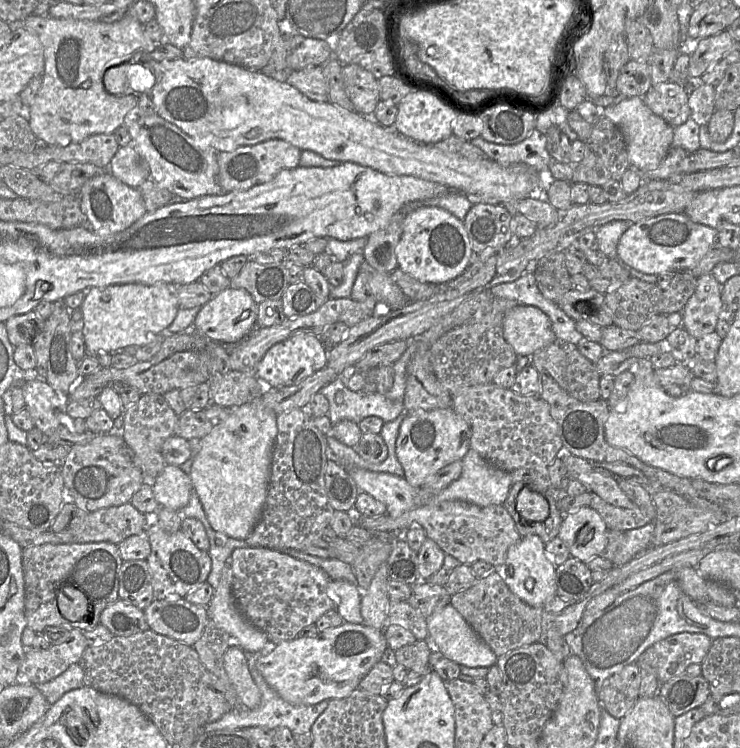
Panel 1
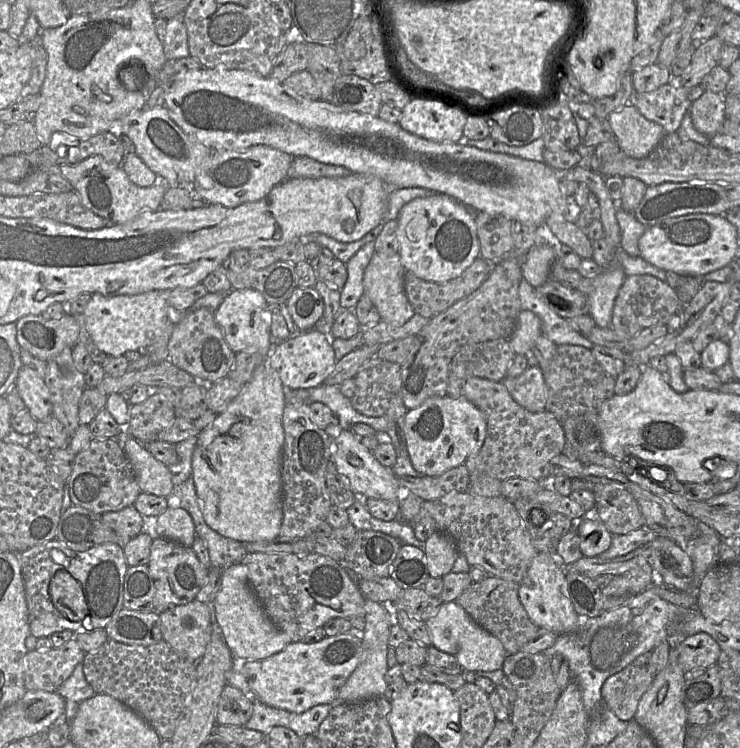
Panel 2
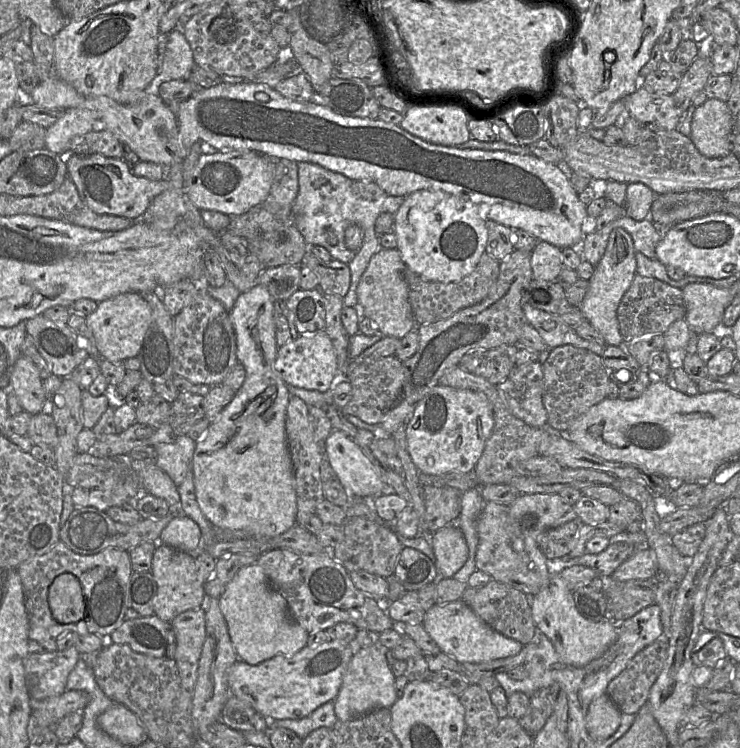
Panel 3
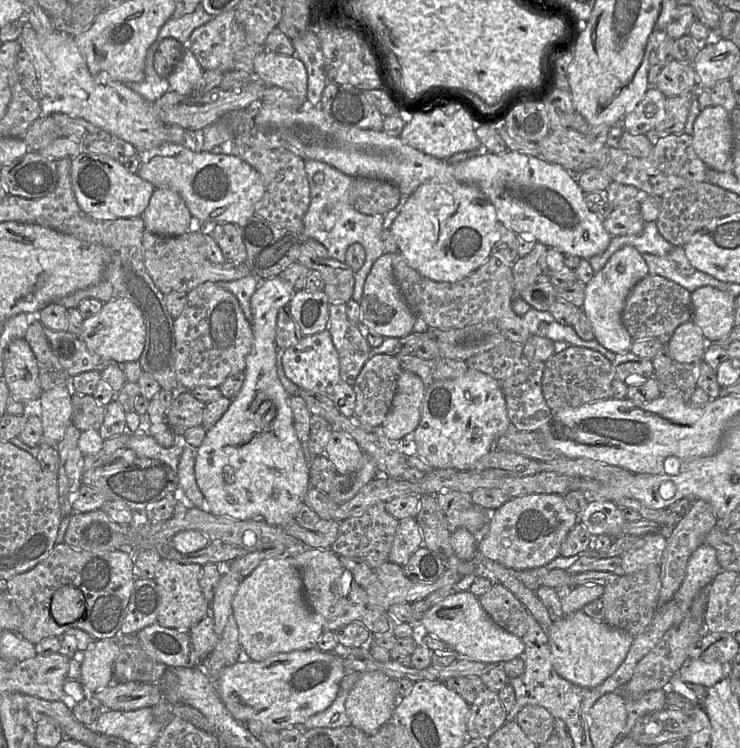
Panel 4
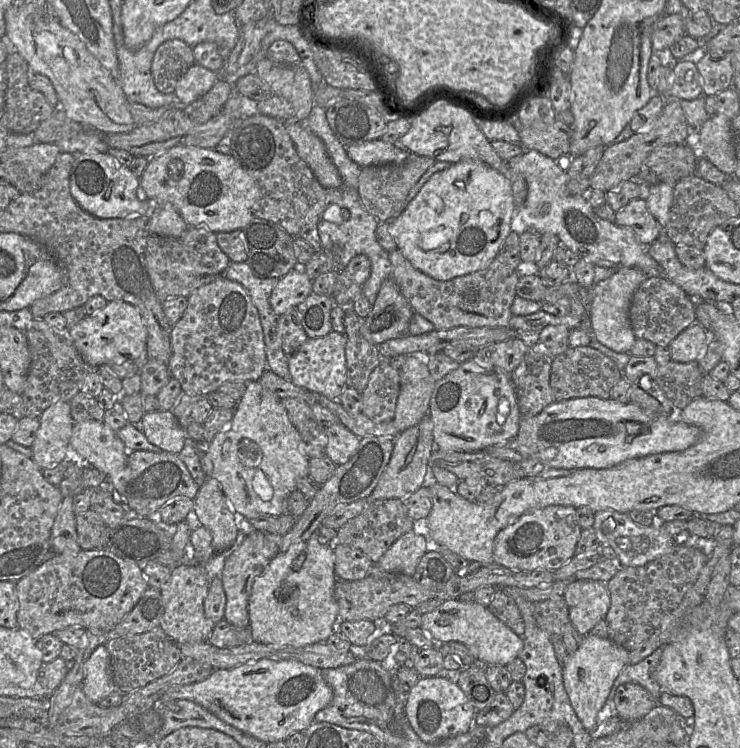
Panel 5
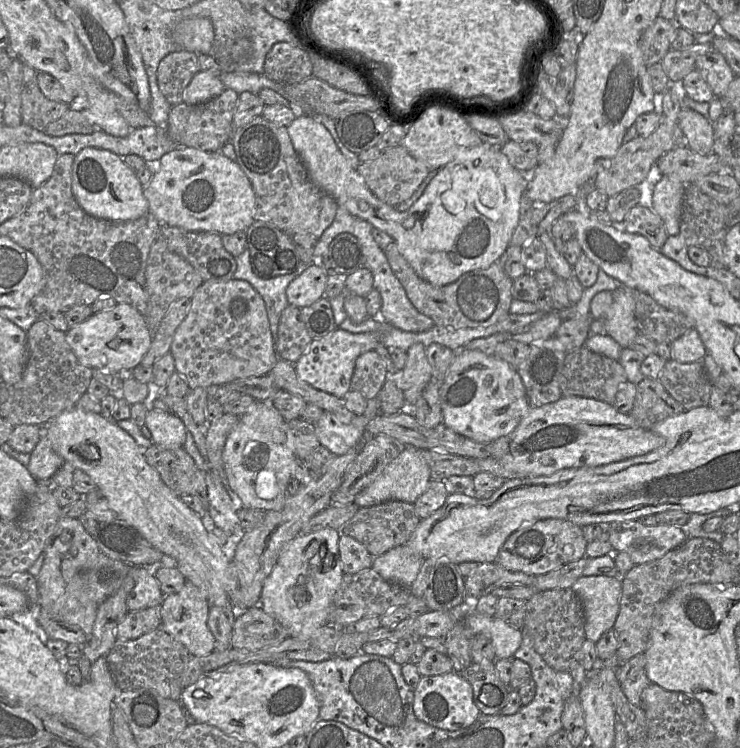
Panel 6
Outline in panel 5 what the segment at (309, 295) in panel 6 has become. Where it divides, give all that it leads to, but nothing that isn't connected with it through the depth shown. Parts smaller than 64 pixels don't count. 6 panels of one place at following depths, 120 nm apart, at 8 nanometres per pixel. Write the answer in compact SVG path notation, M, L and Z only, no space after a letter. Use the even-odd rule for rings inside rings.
M296 267L278 280L269 302L274 313L280 317L289 308L297 307L312 292L312 280L304 268Z

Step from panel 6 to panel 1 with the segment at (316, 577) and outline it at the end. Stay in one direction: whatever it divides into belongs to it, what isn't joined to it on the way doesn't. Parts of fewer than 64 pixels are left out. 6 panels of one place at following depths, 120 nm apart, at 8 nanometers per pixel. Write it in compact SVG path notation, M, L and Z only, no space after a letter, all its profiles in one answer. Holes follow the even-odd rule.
M226 563L218 588L207 606L209 619L216 627L231 636L232 643L244 651L270 653L276 644L268 636L248 622L238 609L232 593L232 568Z

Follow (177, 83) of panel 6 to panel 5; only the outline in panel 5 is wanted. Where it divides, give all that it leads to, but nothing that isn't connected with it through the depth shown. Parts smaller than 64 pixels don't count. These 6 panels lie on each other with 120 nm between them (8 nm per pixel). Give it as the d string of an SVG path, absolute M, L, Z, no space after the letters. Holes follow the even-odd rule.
M180 39L162 43L152 61L152 77L157 89L174 94L177 82L195 64L193 48Z

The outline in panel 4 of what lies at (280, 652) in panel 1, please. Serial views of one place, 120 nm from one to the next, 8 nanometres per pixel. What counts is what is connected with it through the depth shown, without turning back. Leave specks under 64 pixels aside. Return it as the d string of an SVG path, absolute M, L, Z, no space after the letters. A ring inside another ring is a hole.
M312 648L277 653L262 661L238 661L224 668L214 683L222 702L236 720L244 724L256 720L268 729L280 731L302 724L310 716L327 709L335 700L345 674L346 671L339 656Z

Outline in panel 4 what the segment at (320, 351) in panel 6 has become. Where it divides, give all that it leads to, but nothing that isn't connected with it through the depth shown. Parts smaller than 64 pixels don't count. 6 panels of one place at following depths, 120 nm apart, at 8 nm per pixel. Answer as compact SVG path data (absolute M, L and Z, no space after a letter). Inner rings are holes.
M386 252L374 262L365 280L363 295L359 303L360 326L366 334L400 339L413 331L416 316L406 303L394 278L393 254ZM327 329L304 336L297 344L281 351L281 363L287 378L300 389L331 396L335 387L341 382L338 352Z

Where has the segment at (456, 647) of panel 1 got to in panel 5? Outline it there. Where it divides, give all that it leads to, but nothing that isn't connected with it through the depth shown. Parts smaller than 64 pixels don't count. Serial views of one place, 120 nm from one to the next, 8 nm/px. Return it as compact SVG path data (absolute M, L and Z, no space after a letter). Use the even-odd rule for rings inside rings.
M460 598L445 600L435 610L423 614L421 628L427 631L434 641L463 643L476 659L487 665L506 666L518 657L524 646L522 636L514 633L487 607L475 601L463 601Z

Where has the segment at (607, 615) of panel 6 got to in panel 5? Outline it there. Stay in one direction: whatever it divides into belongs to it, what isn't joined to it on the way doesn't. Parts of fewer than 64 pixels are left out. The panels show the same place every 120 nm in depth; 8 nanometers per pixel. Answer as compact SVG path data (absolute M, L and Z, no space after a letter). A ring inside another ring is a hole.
M572 580L563 597L568 606L570 622L581 635L590 634L595 625L605 619L611 603L607 584L595 580Z

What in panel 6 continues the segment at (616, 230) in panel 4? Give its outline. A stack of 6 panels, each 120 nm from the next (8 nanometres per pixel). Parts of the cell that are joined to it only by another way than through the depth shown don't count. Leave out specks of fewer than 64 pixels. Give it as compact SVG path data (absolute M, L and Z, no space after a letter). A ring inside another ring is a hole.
M639 204L631 208L624 221L617 225L628 233L642 235L655 250L660 250L669 236L661 217Z

